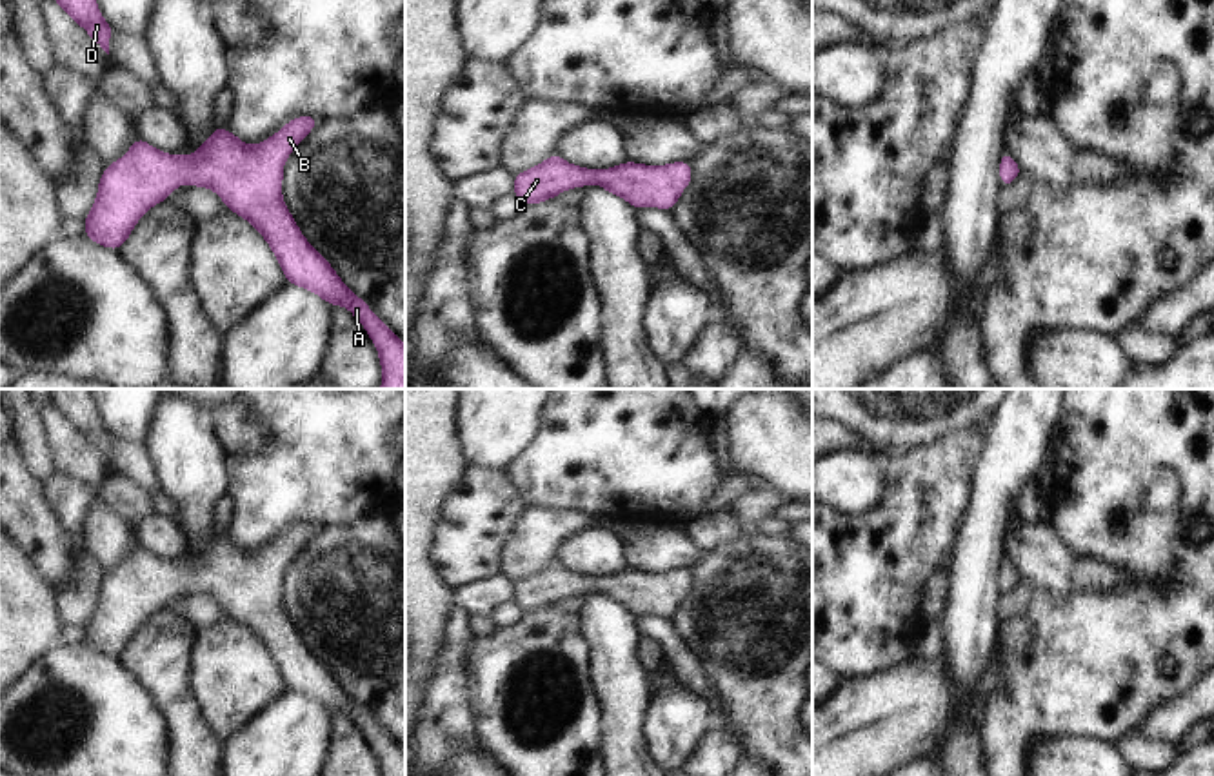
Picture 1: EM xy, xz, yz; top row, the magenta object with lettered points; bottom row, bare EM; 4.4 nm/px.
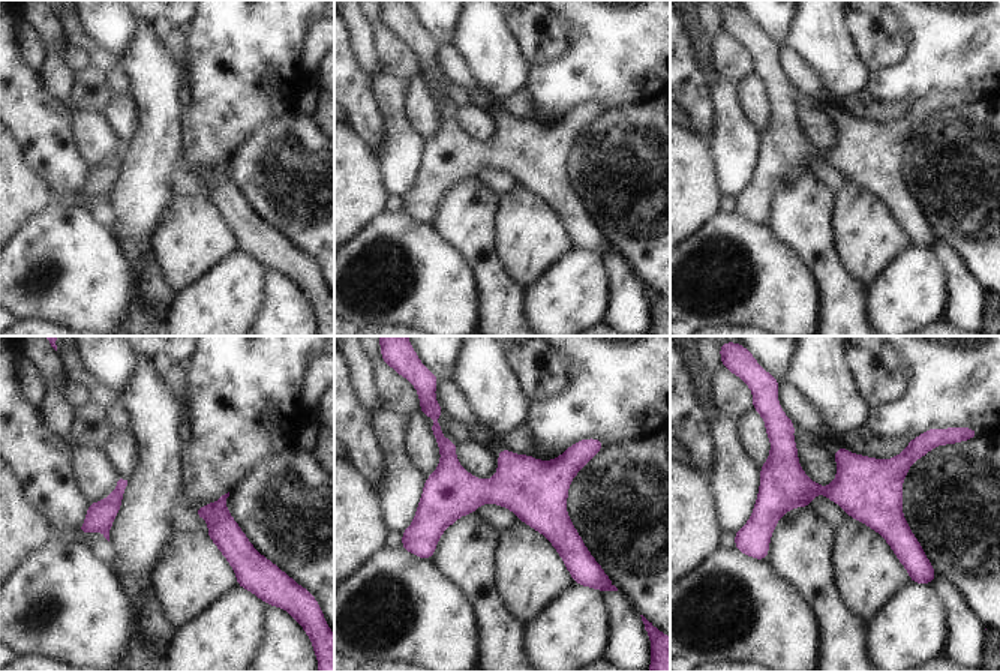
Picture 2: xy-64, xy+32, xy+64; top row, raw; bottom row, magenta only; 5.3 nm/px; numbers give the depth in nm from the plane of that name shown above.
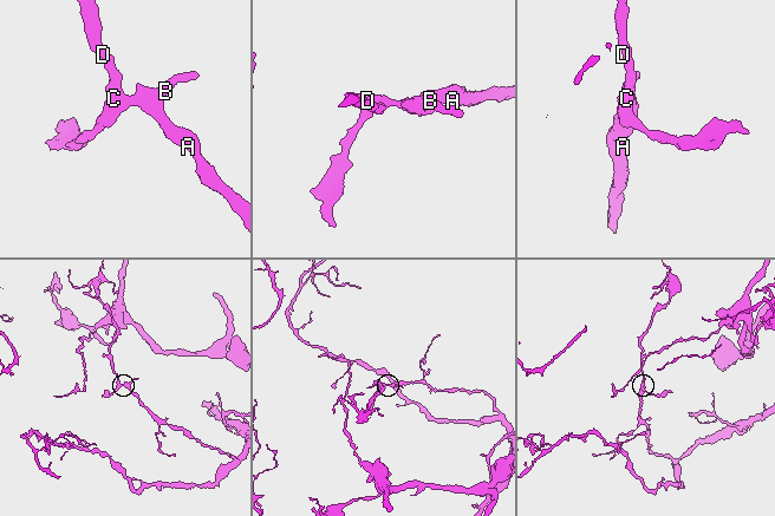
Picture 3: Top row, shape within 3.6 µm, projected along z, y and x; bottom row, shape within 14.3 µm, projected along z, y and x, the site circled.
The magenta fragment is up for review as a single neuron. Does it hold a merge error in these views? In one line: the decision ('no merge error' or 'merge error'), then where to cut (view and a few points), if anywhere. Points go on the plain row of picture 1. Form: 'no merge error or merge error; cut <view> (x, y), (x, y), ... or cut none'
no merge error; cut none

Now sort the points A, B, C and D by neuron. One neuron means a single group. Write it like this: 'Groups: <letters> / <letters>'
Groups: A B C D.

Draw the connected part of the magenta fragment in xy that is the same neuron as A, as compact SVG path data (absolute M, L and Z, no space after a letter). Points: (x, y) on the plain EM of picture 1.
M313 522L293 525L256 552L214 534L189 563L167 562L134 543L131 556L102 580L95 611L84 625L84 642L118 658L138 627L180 591L213 596L229 618L264 643L287 692L300 692L329 712L349 716L374 749L382 776L405 776L405 751L340 687L284 611L284 571L316 531Z

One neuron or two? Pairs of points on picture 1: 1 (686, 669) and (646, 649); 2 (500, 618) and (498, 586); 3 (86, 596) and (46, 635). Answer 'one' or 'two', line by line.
1: two
2: two
3: two

